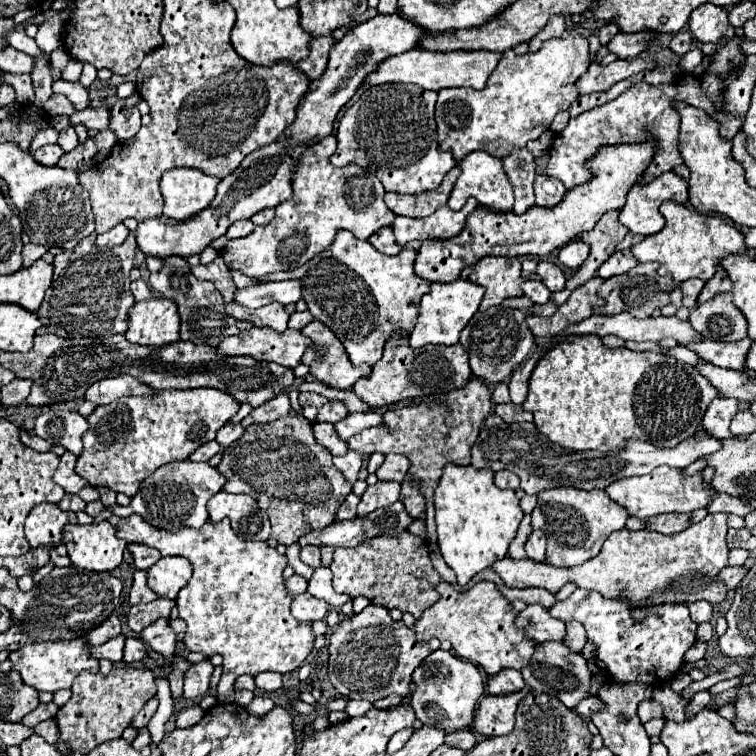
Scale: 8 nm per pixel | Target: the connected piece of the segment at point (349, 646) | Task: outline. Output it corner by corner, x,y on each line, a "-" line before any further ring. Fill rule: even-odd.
367,605
361,613
343,619
329,637
329,681
349,699
367,699
371,703
397,693
407,695
413,671
421,661
439,649
439,641
427,643
415,639
403,621
393,621
389,609
383,605

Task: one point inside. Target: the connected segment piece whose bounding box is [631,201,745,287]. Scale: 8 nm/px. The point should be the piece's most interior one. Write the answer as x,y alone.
691,244

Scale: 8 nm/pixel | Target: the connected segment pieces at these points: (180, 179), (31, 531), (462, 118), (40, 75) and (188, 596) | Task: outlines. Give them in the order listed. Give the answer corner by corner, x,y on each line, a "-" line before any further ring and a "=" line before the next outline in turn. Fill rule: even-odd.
171,169
161,177
165,217
187,221
207,209
217,193
219,179
197,169
=
41,503
35,505
25,519
25,537
33,549
43,545
57,547
61,545
61,531
67,523
77,523
75,513
61,511
51,503
=
569,27
559,39
543,43
535,53
527,51
525,55
516,55
507,49
483,91
439,91
435,105
439,147
443,151
451,149
457,163
473,151
487,151
503,159
513,149
525,147
527,141
537,139
549,129
559,111
567,111
579,97
575,83
587,71
589,63
589,43
575,27
=
43,57
43,59
37,59
37,65
31,73
31,79
33,79
33,89
35,89
35,105
41,109
45,105
45,101
51,97
53,89
51,89
51,71
49,71
49,59
=
111,515
109,521
117,527
117,537
125,539
127,543
143,543
147,547
155,547
161,555
179,555
191,561
193,577
189,583
179,591
177,607
179,617
187,623
185,645
189,651
199,651
205,655
219,653
223,657
223,675
217,687
219,703
233,703
235,701
235,681
239,675
259,675
263,671
277,671
289,673
301,667
307,655
313,649
315,633
311,631
311,623
297,621
291,615
291,601
293,595
285,589
283,569
287,565
287,557
279,555
277,549
269,547
267,541
241,541
229,525
229,519
219,523
207,521
201,529
183,527
177,533
169,533
163,529
155,529
149,523
143,523
139,515
131,515
127,519

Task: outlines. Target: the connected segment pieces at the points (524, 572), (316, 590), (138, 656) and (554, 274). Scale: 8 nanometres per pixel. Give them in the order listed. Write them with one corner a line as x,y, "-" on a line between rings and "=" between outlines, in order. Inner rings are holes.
713,513
683,533
669,537
655,531
615,531
603,543
601,553
579,567
559,569
549,563
535,563
531,559
515,561
505,557
495,563
493,569
507,587
543,587
555,595
565,583
575,583
577,587
597,591
607,599
627,599
627,603
635,607
635,621
639,621
647,615
649,607
659,603
689,605
705,599
711,605
721,605
725,601
729,589
719,579
719,571
727,567
727,529
727,513
=
319,567
319,569
315,569
315,575
309,579
309,587
307,587
307,593
311,593
313,597
317,597
317,599
335,599
337,601
337,597
339,597
339,601
347,601
349,597
347,595
339,595
339,593
335,593
332,587
332,572
330,572
329,567
=
129,637
125,643
125,663
135,663
135,661
143,661
147,657
145,651
145,643
141,639
133,639
=
539,263
537,265
537,275
541,277
541,281
545,283
545,287
555,293
555,291
563,291
565,289
565,273
553,265
553,263

